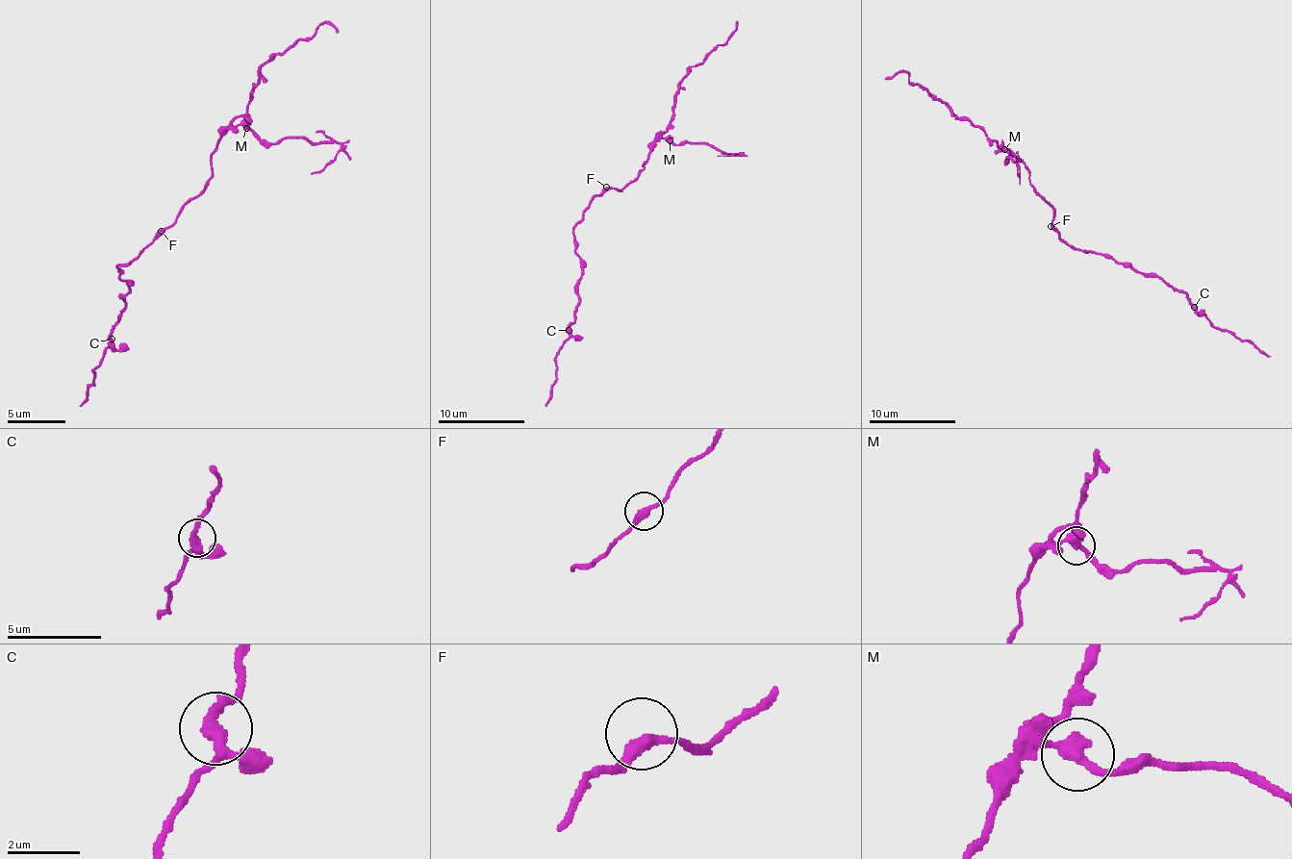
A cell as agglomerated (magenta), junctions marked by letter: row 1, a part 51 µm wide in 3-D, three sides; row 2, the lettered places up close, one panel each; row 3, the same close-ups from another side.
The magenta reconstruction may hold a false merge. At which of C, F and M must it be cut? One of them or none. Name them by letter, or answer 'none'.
M

